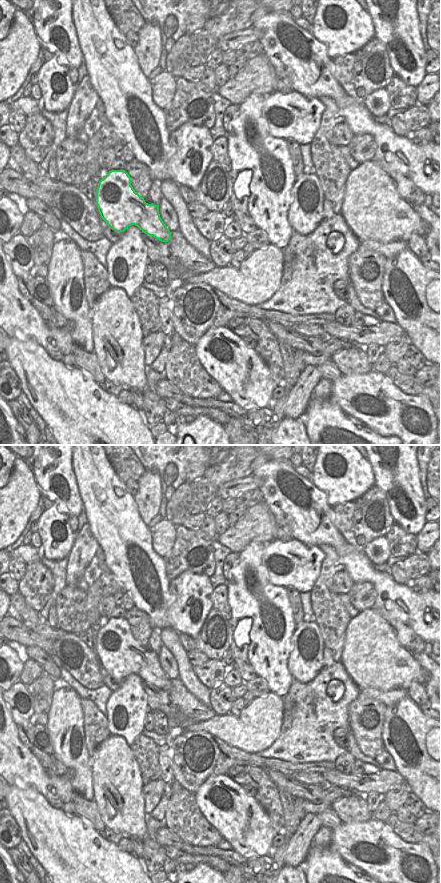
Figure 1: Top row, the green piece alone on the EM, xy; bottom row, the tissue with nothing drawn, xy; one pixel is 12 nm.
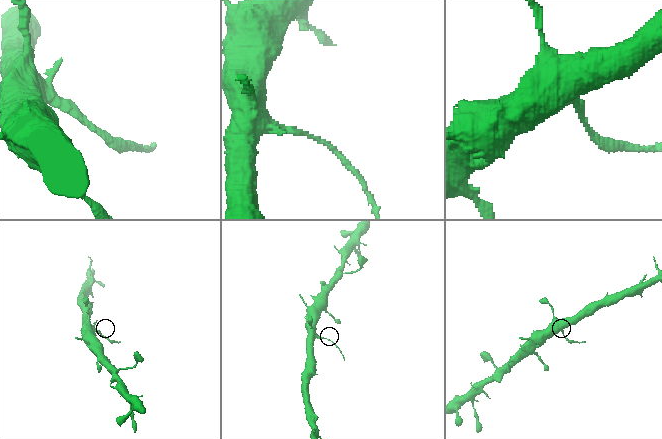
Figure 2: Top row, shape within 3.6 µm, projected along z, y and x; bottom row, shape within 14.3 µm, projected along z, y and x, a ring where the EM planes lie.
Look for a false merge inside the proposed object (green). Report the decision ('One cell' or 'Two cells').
Two cells.

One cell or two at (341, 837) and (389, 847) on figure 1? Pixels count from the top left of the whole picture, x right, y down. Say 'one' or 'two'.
one

